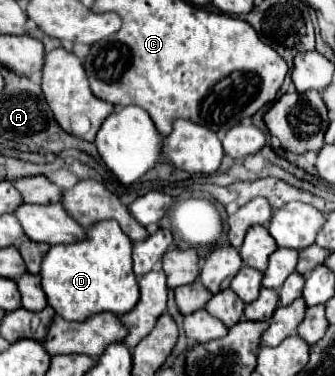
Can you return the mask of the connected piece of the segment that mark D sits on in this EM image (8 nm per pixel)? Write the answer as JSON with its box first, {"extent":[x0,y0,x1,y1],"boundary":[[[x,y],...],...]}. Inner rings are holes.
{"extent":[40,220,140,322],"boundary":[[[116,220],[94,224],[80,242],[52,246],[44,256],[40,276],[48,304],[64,320],[84,322],[100,312],[122,316],[130,312],[140,298],[138,280],[132,270],[132,240],[120,230]]]}

